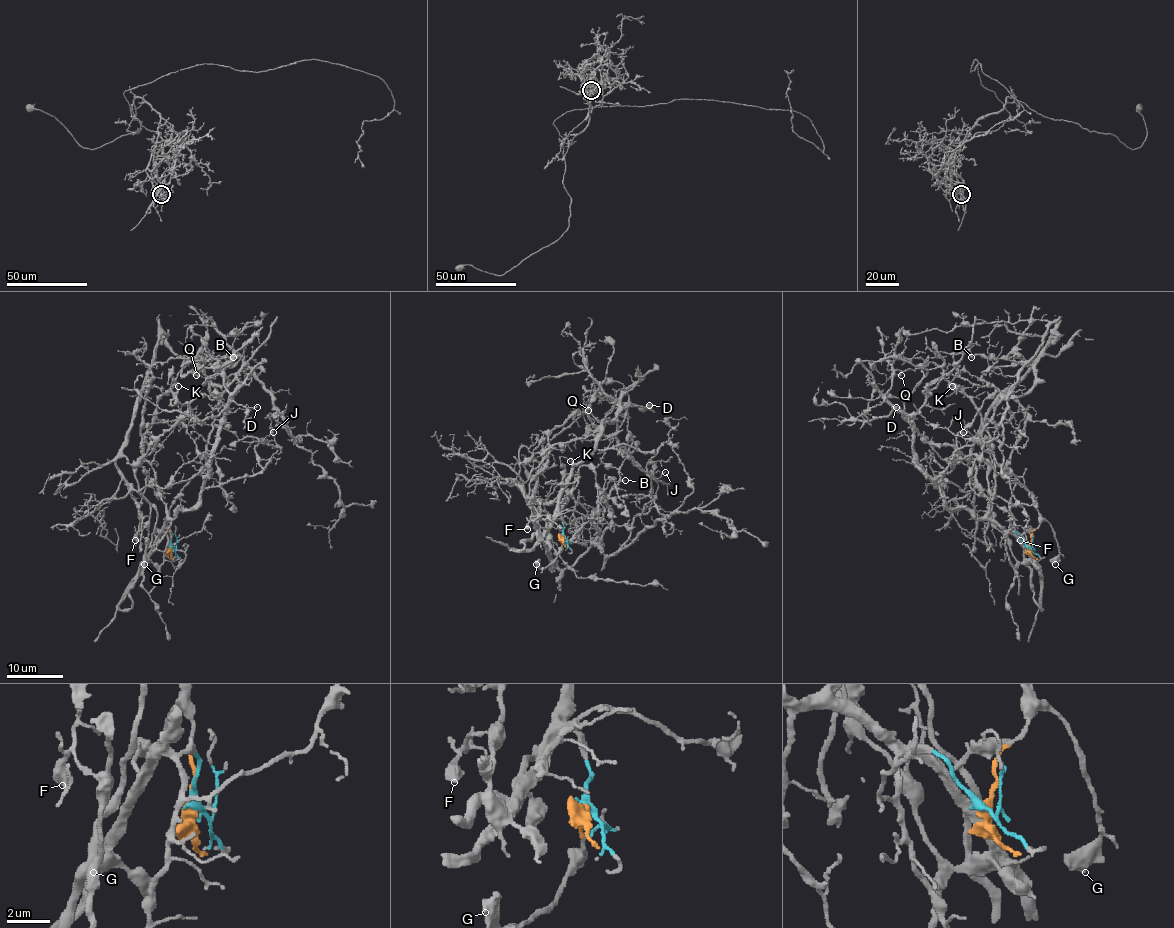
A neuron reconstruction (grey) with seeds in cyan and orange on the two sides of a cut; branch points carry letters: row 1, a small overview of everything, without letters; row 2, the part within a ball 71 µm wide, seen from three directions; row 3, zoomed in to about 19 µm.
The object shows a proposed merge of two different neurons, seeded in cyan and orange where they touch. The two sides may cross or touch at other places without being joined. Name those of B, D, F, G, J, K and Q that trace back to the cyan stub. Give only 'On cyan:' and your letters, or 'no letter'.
On cyan: D, F, J, K, Q

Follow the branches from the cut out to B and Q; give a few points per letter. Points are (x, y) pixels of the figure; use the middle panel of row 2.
B: (562, 535), (561, 548), (602, 491), (611, 525), (599, 541), (589, 528), (604, 483), (625, 480)
Q: (562, 535), (560, 490), (618, 412), (621, 395), (587, 396), (588, 410)

